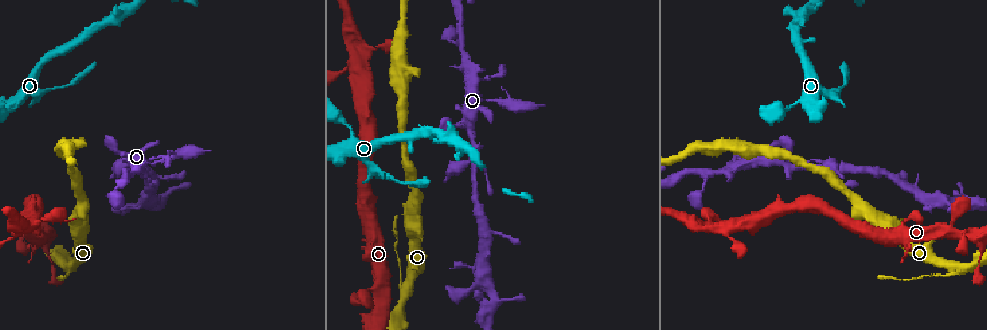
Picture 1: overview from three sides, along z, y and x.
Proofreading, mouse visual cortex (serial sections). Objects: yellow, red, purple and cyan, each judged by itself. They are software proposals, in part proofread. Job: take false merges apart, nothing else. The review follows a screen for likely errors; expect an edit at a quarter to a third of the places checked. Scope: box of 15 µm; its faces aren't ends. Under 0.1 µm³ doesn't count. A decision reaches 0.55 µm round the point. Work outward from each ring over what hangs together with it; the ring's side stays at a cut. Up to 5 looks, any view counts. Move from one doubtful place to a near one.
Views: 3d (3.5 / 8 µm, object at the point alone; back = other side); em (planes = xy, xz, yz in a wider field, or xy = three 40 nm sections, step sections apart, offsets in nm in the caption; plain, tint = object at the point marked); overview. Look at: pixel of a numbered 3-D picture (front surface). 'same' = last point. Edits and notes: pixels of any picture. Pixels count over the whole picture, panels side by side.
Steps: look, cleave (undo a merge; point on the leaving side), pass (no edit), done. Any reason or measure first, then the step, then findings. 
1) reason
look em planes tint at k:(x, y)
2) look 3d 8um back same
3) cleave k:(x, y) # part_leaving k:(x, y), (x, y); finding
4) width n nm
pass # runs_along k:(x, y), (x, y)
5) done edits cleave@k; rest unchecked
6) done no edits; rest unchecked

calibre changes
look 3d 3.5um at 1:(497, 101)

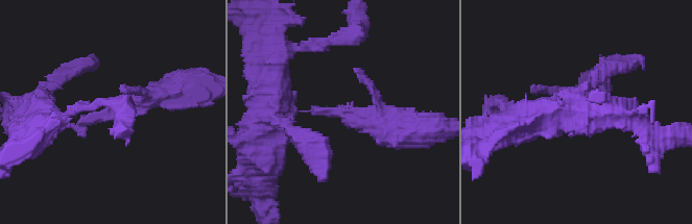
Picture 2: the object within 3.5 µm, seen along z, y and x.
shape alone is not enough
look em xy step 1 tint at 2:(112, 113)

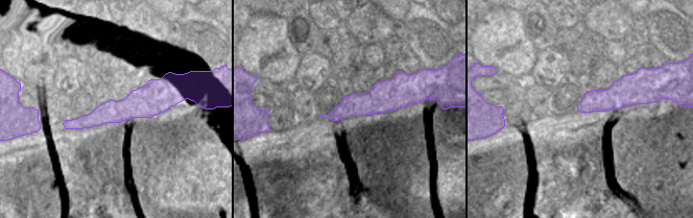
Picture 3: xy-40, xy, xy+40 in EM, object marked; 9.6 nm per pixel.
pass # runs_along 2:(48, 119), (76, 126), (176, 91); all the same cell

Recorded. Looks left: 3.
look 3d 3.5um at 1:(785, 160)

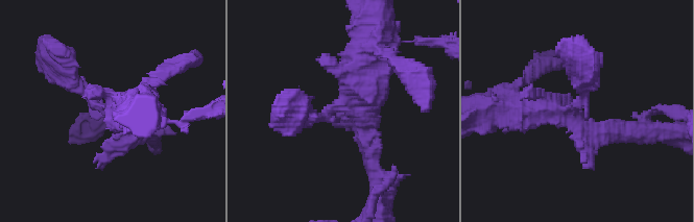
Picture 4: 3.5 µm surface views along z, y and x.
arms 3; arm_widths 300, 300, 400 nm
look em xy step 5 tint at 4:(99, 106)

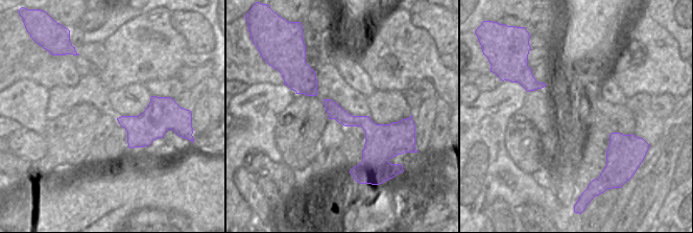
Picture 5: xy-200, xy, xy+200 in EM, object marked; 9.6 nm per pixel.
pass # runs_along 5:(326, 101), (373, 130), (397, 124); all the same cell

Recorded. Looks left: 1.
done no edits; rest unchecked

